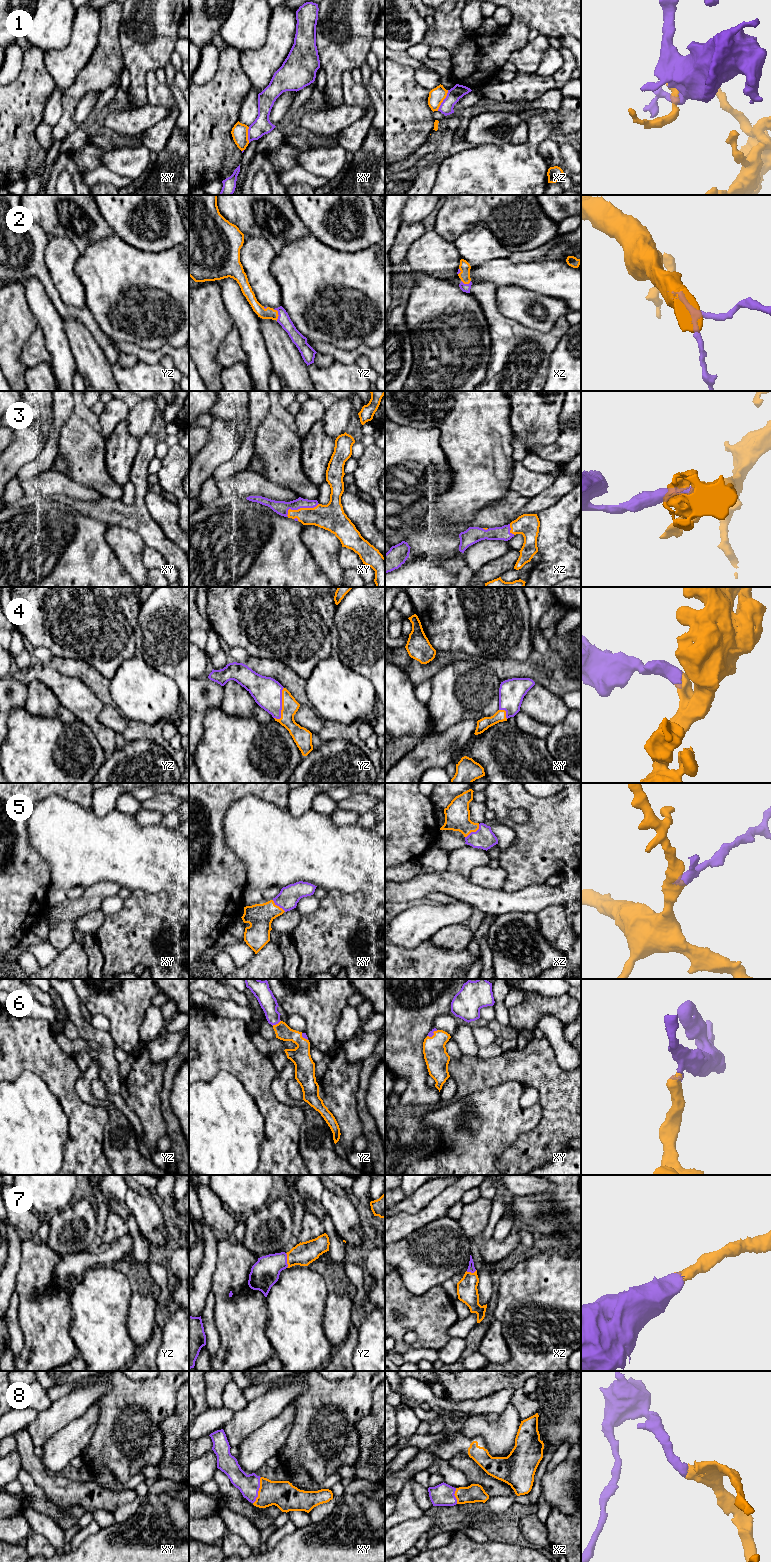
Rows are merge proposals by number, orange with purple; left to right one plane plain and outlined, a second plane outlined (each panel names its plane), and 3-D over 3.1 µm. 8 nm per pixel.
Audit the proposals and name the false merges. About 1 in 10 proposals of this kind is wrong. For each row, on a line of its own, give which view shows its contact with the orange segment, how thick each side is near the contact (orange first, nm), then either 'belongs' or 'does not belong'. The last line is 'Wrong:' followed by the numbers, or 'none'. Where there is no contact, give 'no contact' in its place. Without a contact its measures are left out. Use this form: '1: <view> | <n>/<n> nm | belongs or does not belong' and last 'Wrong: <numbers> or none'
1: xz | 130/110 nm | does not belong
2: yz | 100/100 nm | belongs
3: xy | 200/110 nm | belongs
4: yz | 140/240 nm | belongs
5: xz | 200/170 nm | belongs
6: yz | 130/140 nm | belongs
7: yz | 180/220 nm | belongs
8: xy | 220/170 nm | belongs
Wrong: 1

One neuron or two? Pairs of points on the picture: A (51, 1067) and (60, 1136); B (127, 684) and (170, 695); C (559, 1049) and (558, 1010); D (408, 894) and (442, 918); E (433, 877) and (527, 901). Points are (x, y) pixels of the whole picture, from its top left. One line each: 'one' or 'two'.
A: two
B: one
C: two
D: two
E: one

